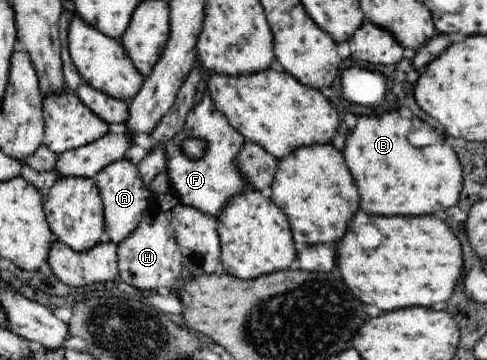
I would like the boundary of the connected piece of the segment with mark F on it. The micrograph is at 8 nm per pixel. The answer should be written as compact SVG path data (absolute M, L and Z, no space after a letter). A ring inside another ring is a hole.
M206 93L206 97L189 111L184 128L165 145L166 173L180 204L216 218L232 197L254 190L246 185L247 182L235 163L238 150L242 150L245 141L246 139L230 125L227 118L214 105L214 100ZM186 139L206 141L207 149L200 159L190 159L182 151L182 142Z

